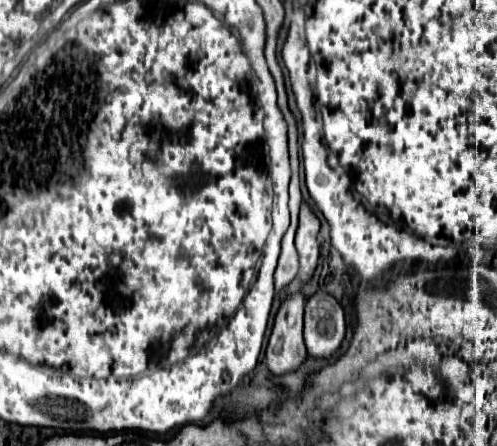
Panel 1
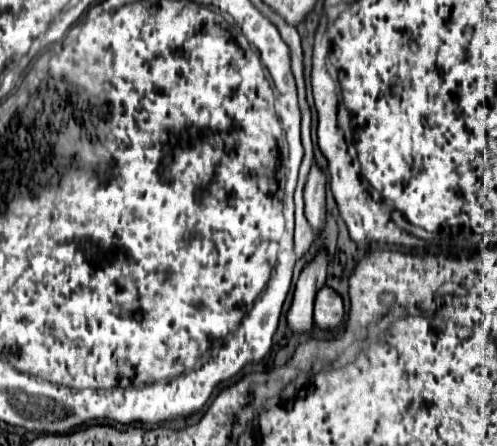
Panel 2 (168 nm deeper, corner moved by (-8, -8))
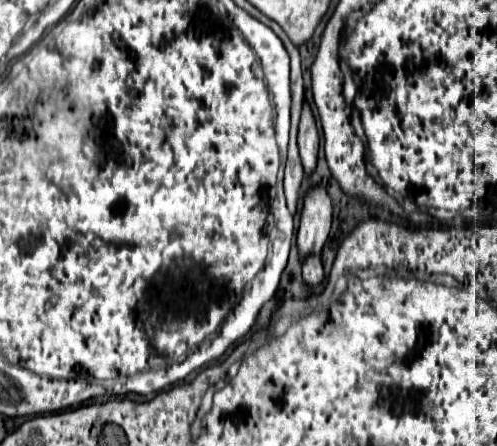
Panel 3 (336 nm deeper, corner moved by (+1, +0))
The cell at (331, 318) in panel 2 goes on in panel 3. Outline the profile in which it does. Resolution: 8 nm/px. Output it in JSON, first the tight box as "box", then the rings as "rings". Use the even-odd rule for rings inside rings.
{"box":[303,254,323,284],"rings":[[[309,254],[303,260],[303,278],[307,284],[319,284],[323,280],[323,266],[319,254]]]}

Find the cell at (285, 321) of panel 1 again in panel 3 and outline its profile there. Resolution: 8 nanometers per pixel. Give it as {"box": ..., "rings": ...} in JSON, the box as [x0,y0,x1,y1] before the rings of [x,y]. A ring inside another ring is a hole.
{"box":[297,186,333,260],"rings":[[[313,186],[303,198],[301,222],[297,230],[297,246],[301,260],[311,252],[321,252],[333,218],[333,204],[323,186]]]}

